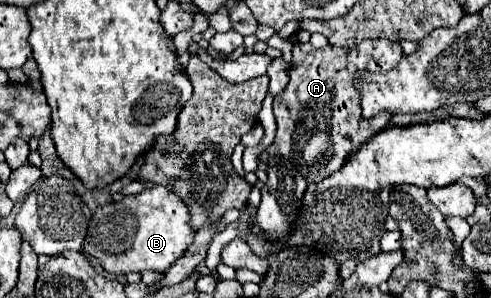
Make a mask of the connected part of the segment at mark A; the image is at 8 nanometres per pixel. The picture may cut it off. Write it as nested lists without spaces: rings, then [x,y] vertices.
[[[365,39],[351,49],[331,45],[315,49],[311,43],[297,43],[289,69],[291,81],[273,103],[277,137],[259,155],[261,163],[267,163],[271,157],[283,157],[303,173],[309,185],[339,171],[339,167],[345,165],[343,155],[361,147],[361,143],[385,127],[392,117],[390,113],[379,113],[371,121],[361,117],[361,103],[355,87],[357,75],[365,71],[385,73],[399,65],[401,59],[401,45],[389,39]]]

